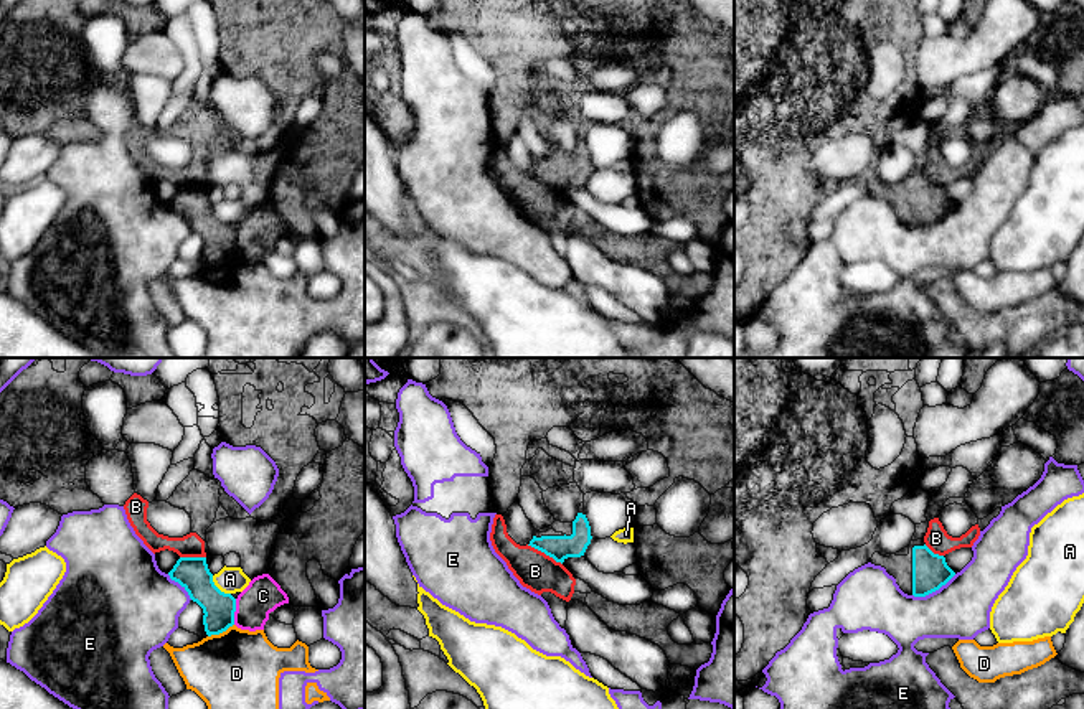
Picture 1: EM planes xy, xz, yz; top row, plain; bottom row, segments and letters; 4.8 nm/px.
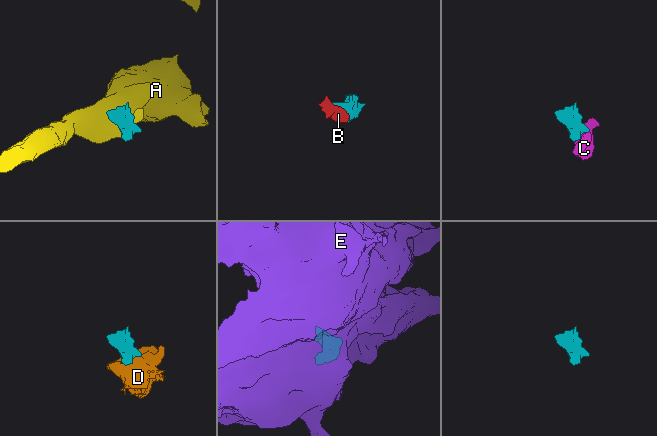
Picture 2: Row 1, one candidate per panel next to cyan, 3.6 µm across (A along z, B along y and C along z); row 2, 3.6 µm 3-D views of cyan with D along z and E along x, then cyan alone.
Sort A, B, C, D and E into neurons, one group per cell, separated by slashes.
A / B C / D E

